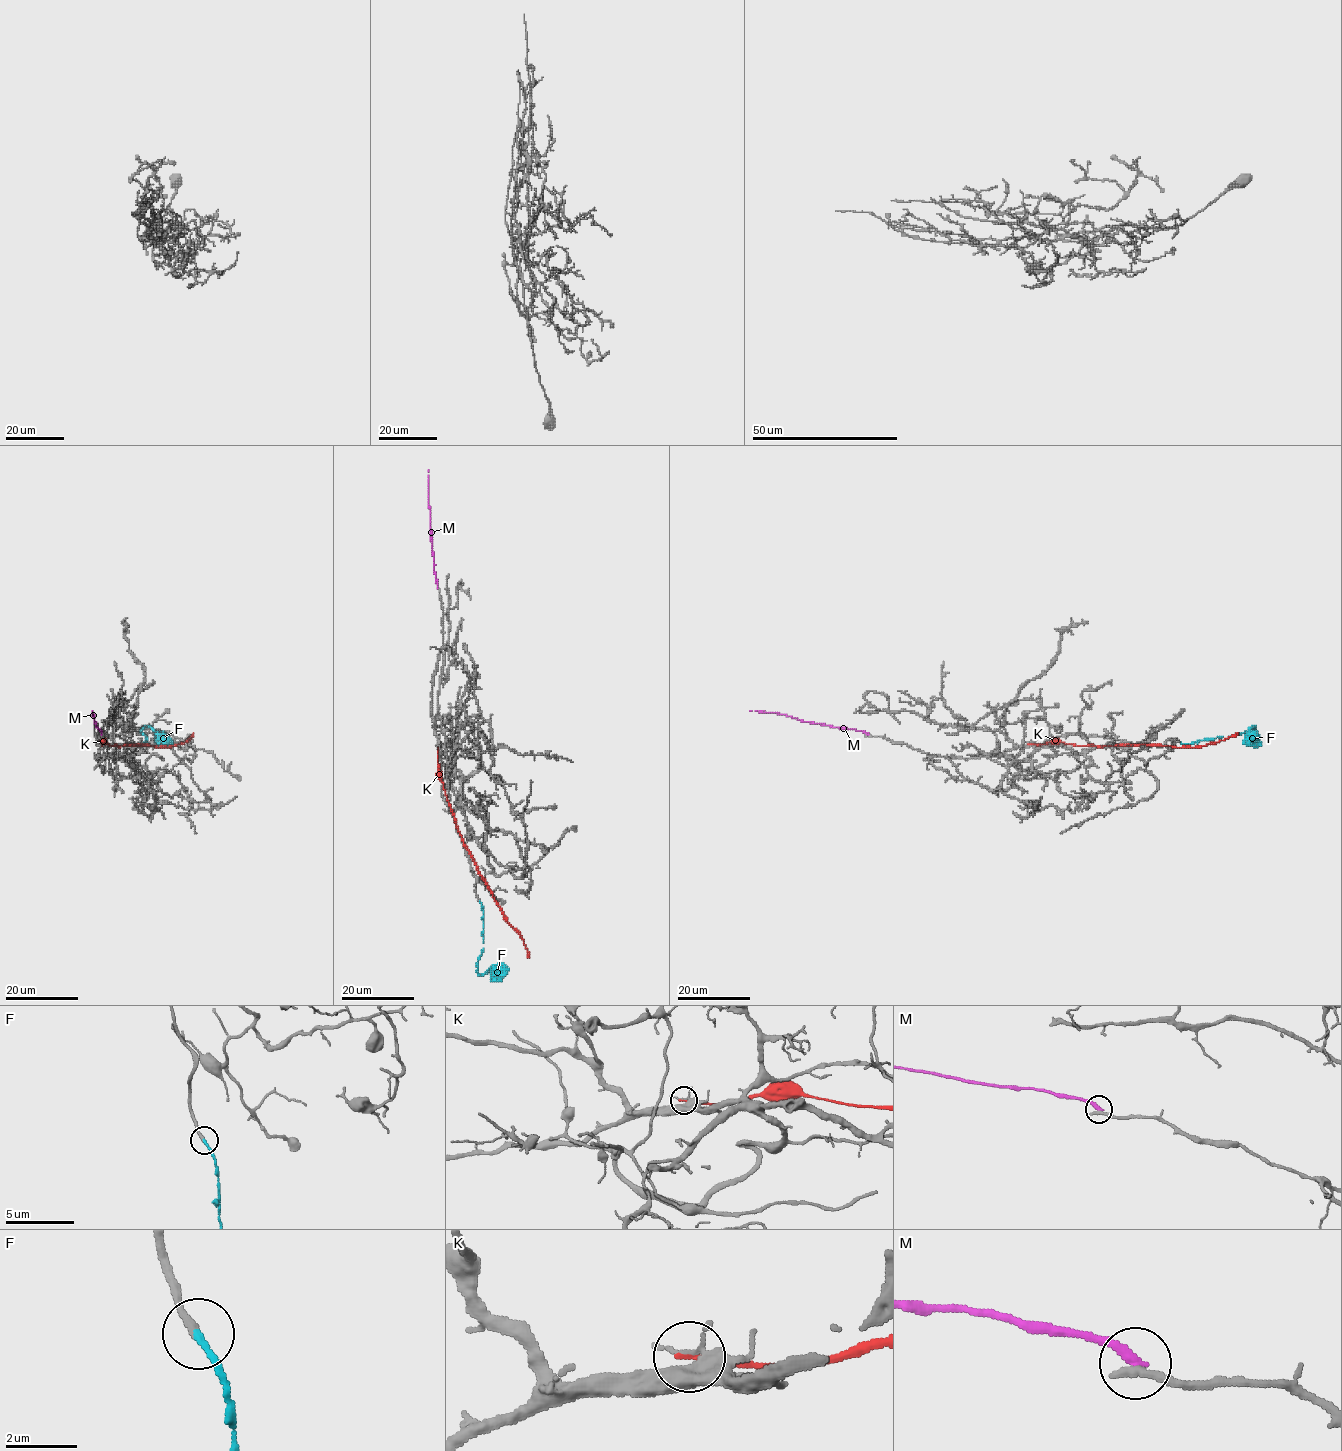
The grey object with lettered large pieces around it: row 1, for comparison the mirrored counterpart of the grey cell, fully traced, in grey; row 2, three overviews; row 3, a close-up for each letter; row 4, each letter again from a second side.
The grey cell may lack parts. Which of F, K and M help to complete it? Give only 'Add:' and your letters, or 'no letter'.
Add: F

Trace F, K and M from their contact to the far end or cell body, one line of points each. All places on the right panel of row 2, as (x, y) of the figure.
F: (1181, 743), (1232, 737), (1250, 731), (1253, 727), (1246, 739), (1253, 746)
K: (1029, 743), (1201, 747), (1237, 733)
M: (868, 734), (805, 722), (781, 714), (749, 711)

